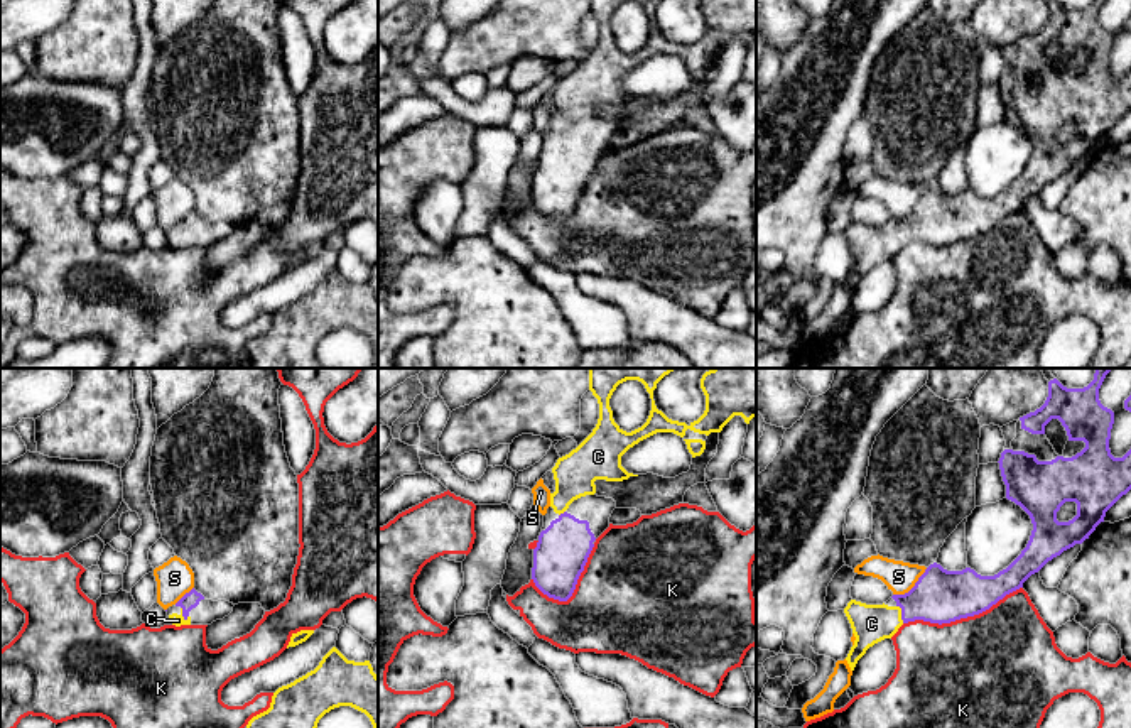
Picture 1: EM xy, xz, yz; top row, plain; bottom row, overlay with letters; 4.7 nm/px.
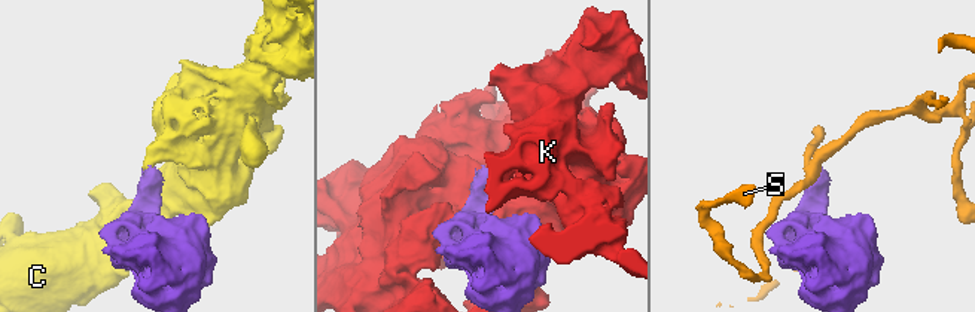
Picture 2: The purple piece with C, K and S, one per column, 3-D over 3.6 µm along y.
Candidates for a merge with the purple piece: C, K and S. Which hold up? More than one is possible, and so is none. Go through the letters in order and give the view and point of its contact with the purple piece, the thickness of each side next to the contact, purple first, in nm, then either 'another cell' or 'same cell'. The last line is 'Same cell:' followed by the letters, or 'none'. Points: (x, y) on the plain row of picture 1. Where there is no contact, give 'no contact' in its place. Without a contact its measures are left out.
C: meets purple in yz at (902, 235); 260 nm thick on the purple side, 190 nm on the other; same cell
K: meets purple in yz at (963, 239); 260 nm thick on the purple side, 480 nm on the other; another cell
S: meets purple in yz at (914, 208); 260 nm thick on the purple side, 150 nm on the other; another cell
Same cell: C

